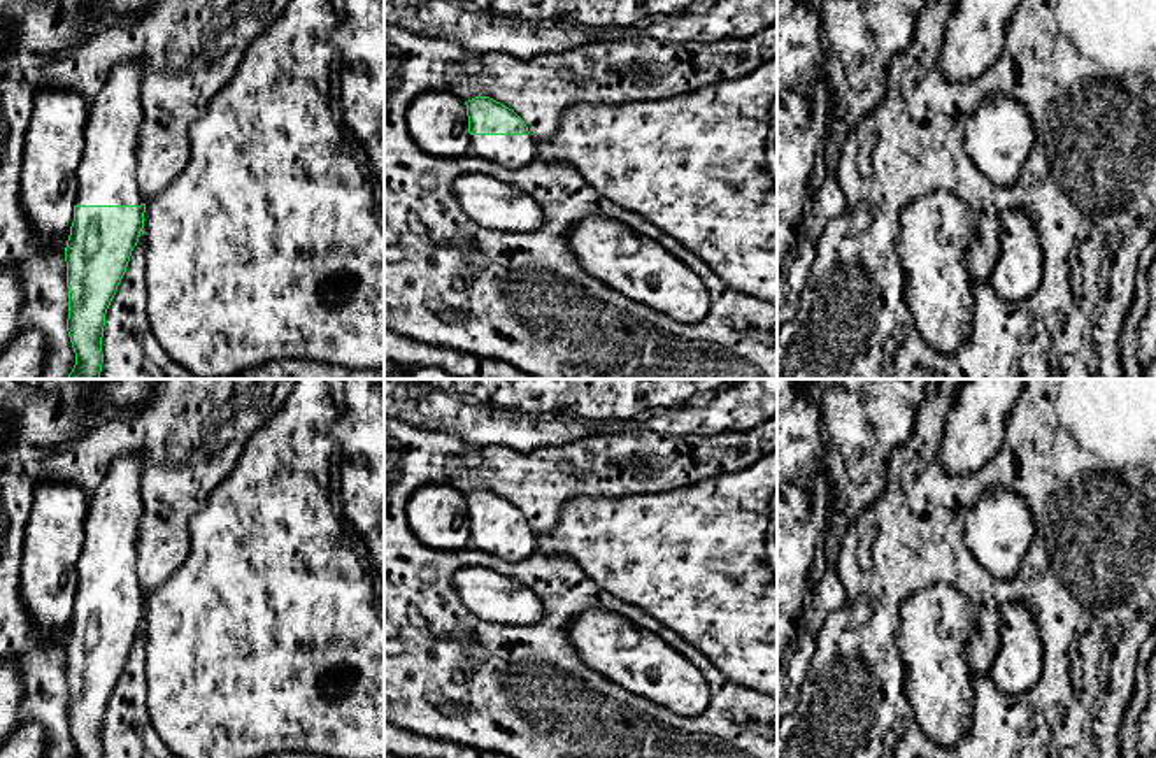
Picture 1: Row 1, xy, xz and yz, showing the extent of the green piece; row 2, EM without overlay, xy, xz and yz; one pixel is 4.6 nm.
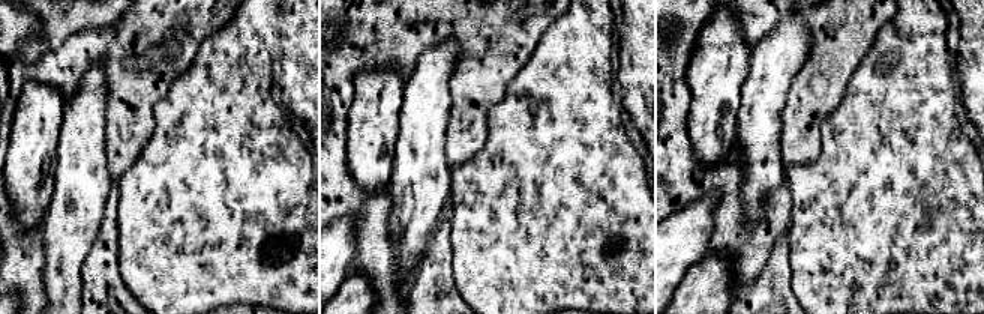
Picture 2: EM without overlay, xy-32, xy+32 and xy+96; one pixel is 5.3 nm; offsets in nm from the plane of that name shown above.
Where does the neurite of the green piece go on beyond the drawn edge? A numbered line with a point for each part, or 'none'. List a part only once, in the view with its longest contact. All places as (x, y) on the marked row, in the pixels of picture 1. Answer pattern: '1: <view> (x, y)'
1: xy (107, 172)

